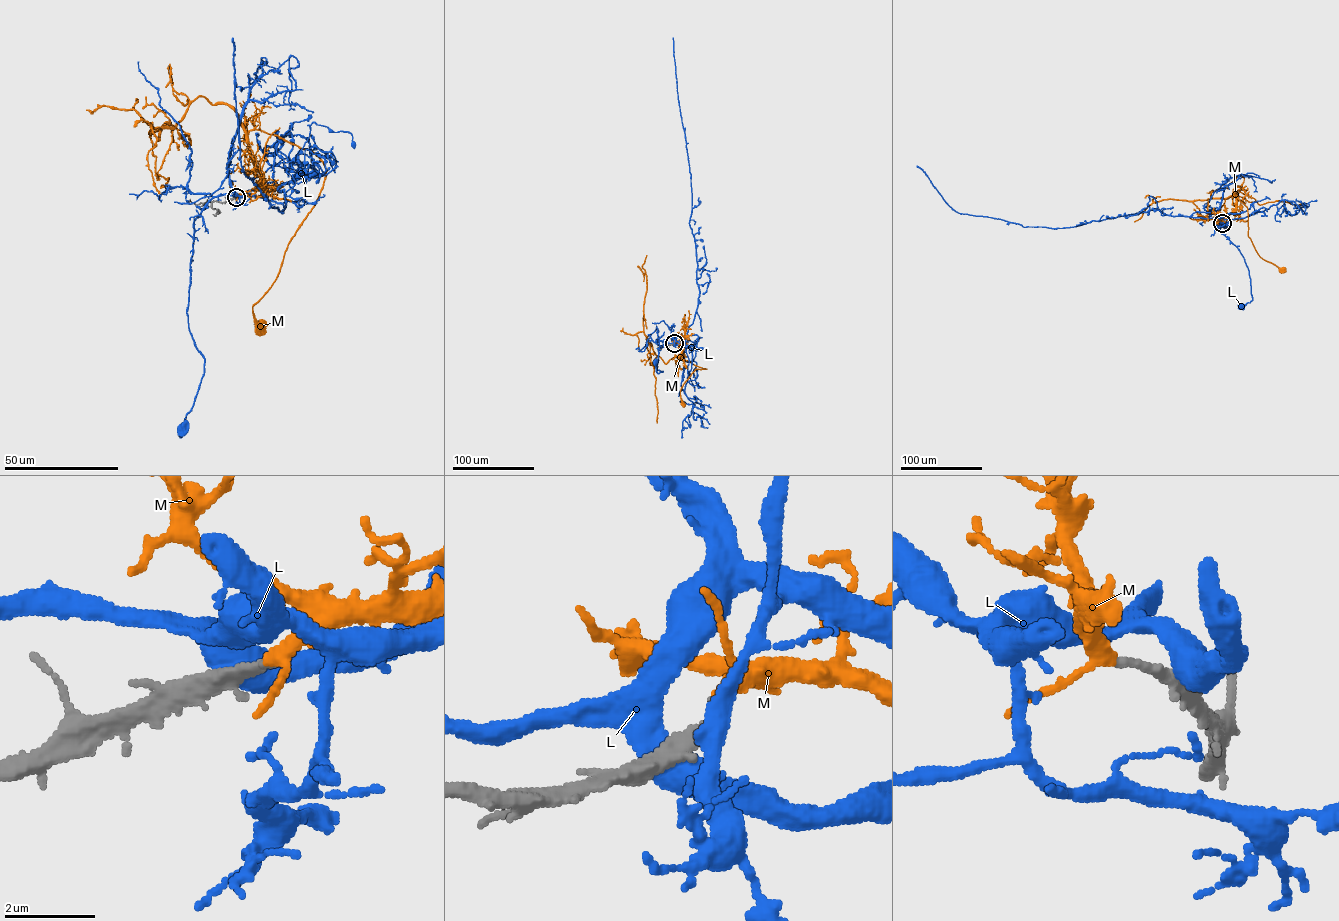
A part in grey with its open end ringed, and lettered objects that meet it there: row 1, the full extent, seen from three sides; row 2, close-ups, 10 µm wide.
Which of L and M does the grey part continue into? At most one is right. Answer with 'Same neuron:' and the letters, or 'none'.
Same neuron: M

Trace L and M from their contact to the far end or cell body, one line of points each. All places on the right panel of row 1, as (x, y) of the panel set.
L: (1223, 223), (1220, 232), (1236, 247), (1249, 271), (1252, 299), (1241, 306)
M: (1221, 223), (1235, 210), (1238, 199), (1247, 207), (1248, 235), (1256, 252), (1283, 269)

